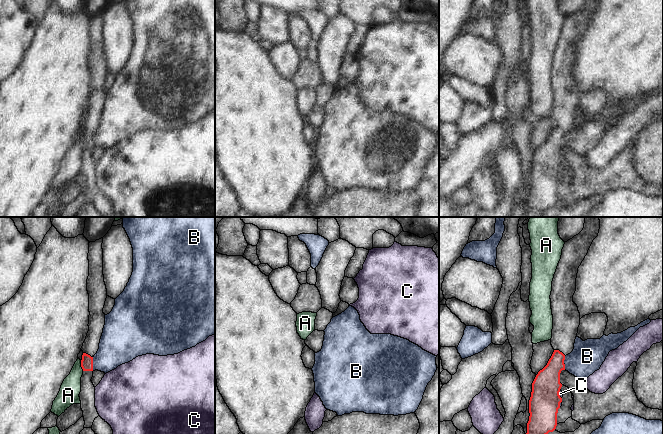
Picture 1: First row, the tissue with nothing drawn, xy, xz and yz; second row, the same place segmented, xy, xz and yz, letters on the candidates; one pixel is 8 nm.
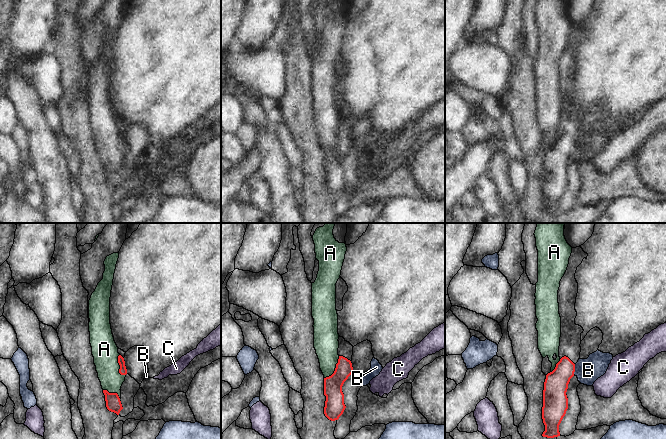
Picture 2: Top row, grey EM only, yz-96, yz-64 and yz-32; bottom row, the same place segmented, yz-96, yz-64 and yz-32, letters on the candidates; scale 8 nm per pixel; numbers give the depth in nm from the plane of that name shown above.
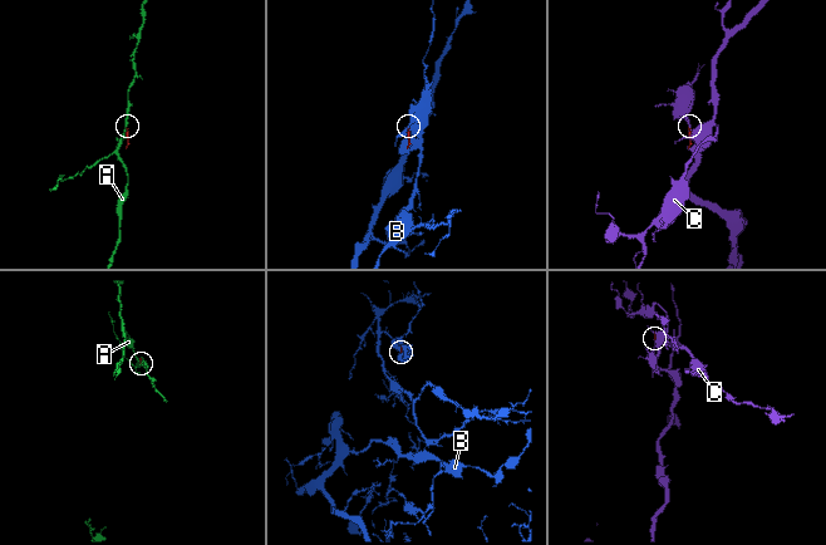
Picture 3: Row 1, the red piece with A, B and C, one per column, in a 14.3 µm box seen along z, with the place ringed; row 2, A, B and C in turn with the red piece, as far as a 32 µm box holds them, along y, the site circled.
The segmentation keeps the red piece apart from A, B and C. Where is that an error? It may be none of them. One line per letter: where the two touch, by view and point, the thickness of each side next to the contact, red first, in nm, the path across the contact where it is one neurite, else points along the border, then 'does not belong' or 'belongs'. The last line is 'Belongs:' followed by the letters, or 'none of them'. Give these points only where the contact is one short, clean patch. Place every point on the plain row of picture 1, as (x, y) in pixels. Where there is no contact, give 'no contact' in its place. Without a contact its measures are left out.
A: meets red in xy at (81, 141); 100 nm thick on the red side, 160 nm on the other; border along xy (80, 136), (80, 142), (83, 146); does not belong
B: meets red in xy at (92, 140); 100 nm thick on the red side, 300 nm on the other; border along xy (92, 133), (93, 146); does not belong
C: meets red in yz at (558, 169); 240 nm thick on the red side, 30 nm on the other; does not belong
Belongs: none of them

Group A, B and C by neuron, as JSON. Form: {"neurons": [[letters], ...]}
{"neurons": [["A"], ["B"], ["C"]]}

